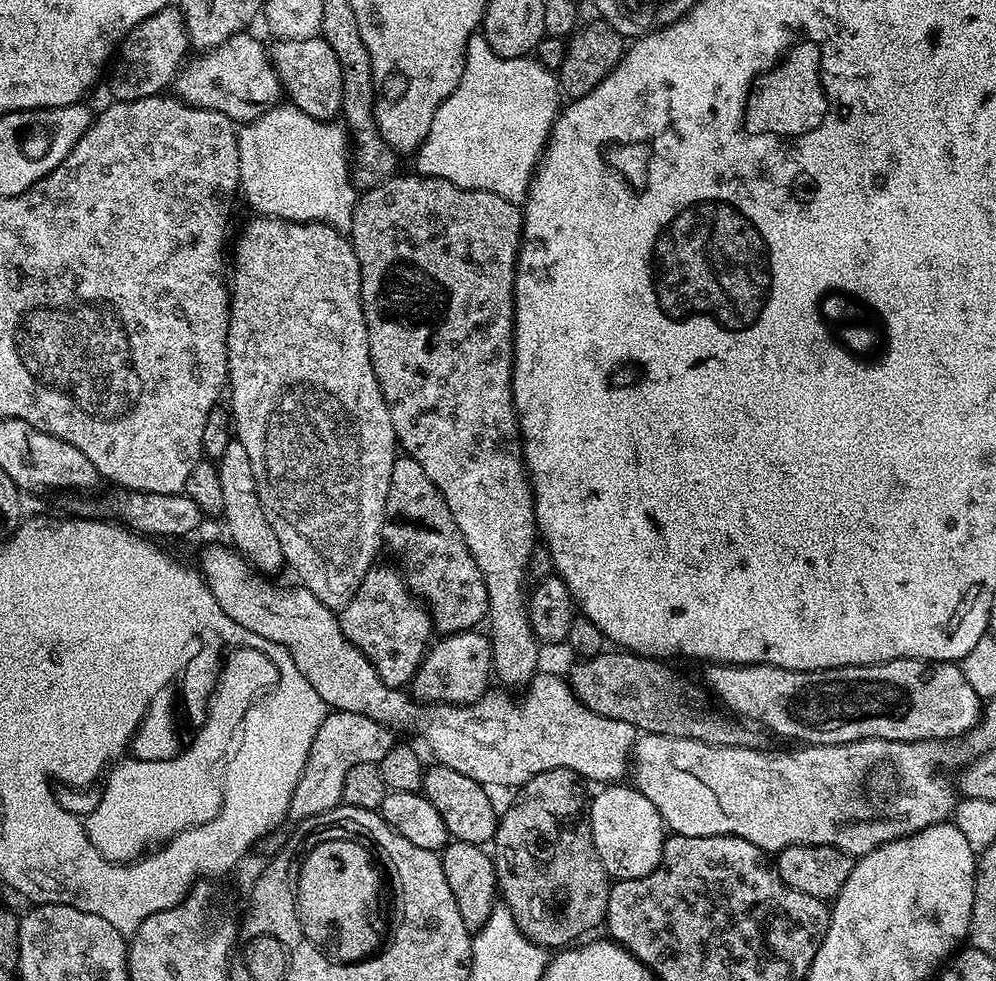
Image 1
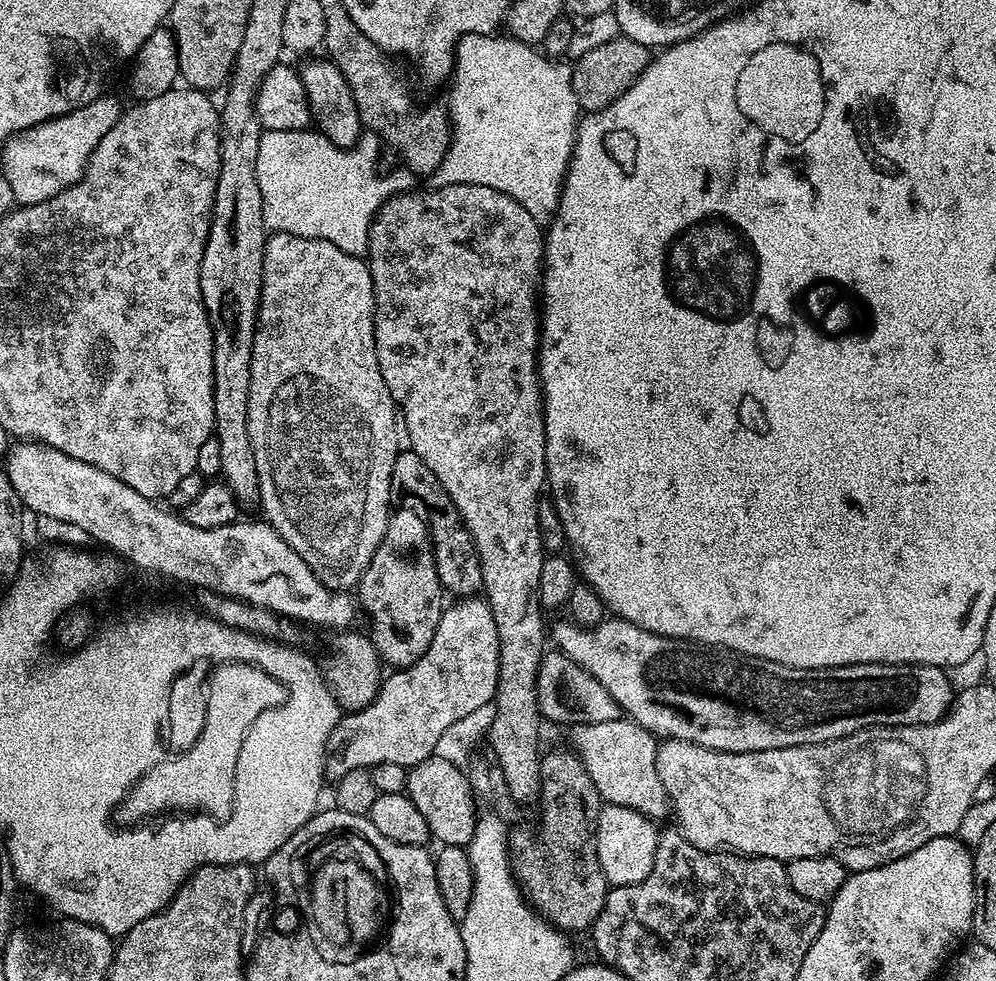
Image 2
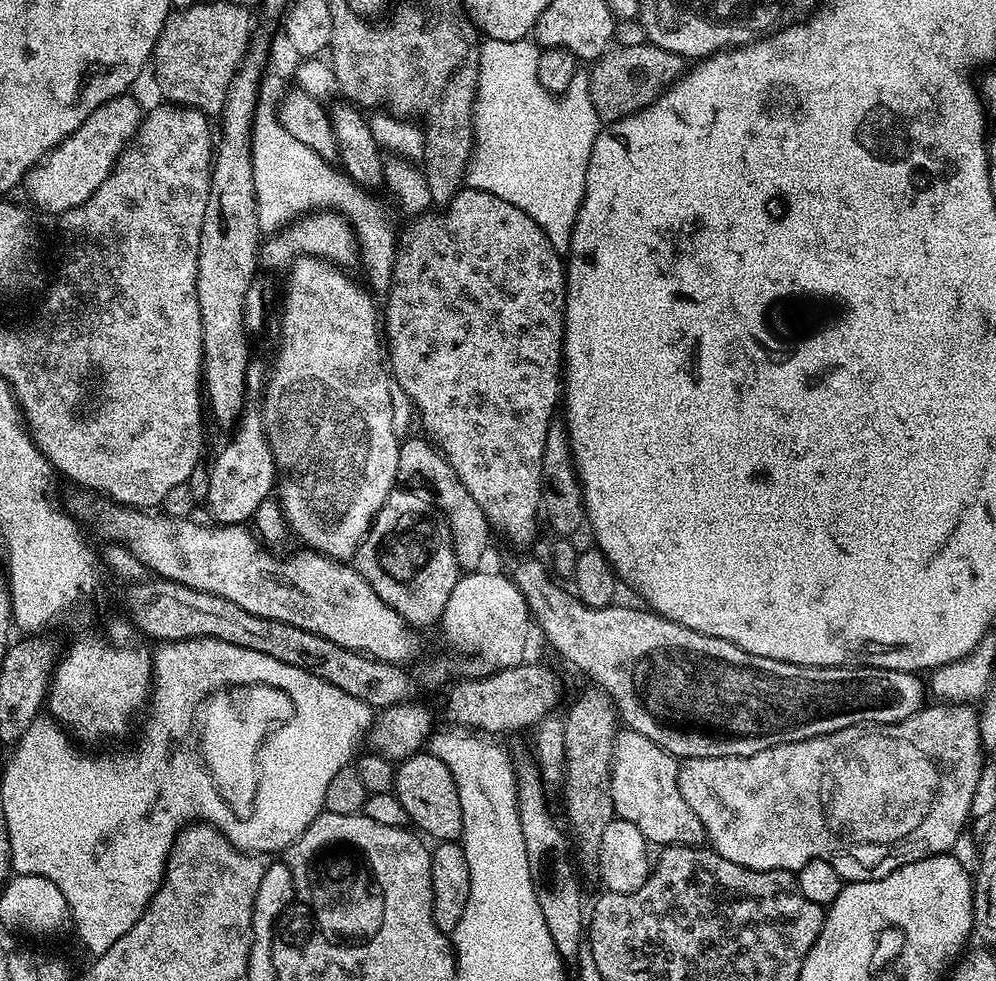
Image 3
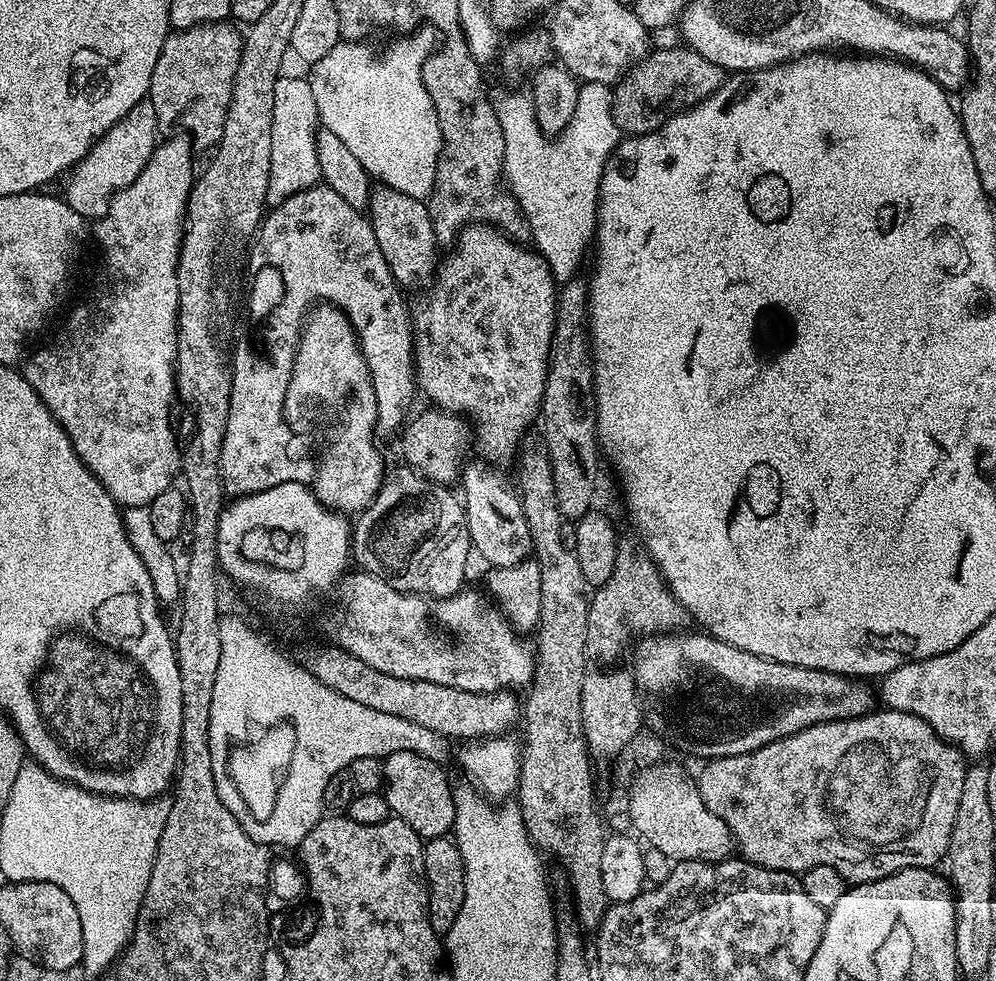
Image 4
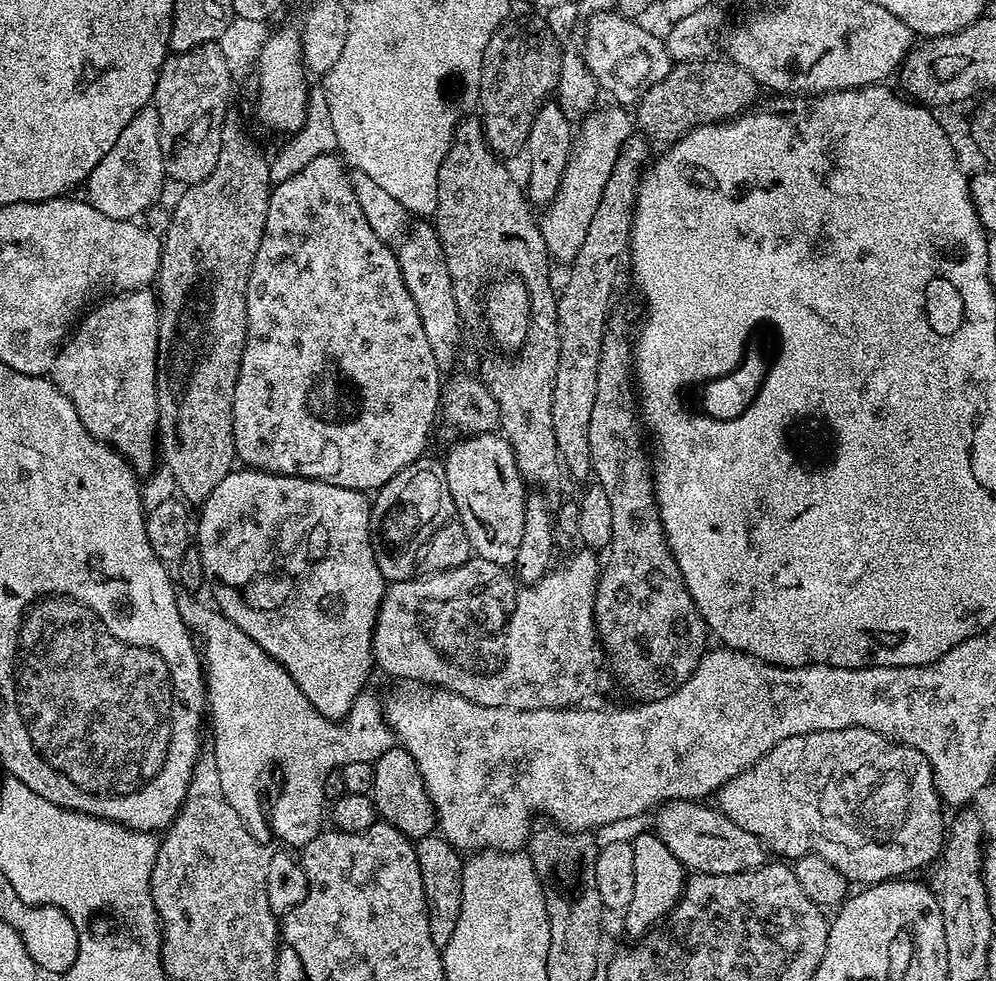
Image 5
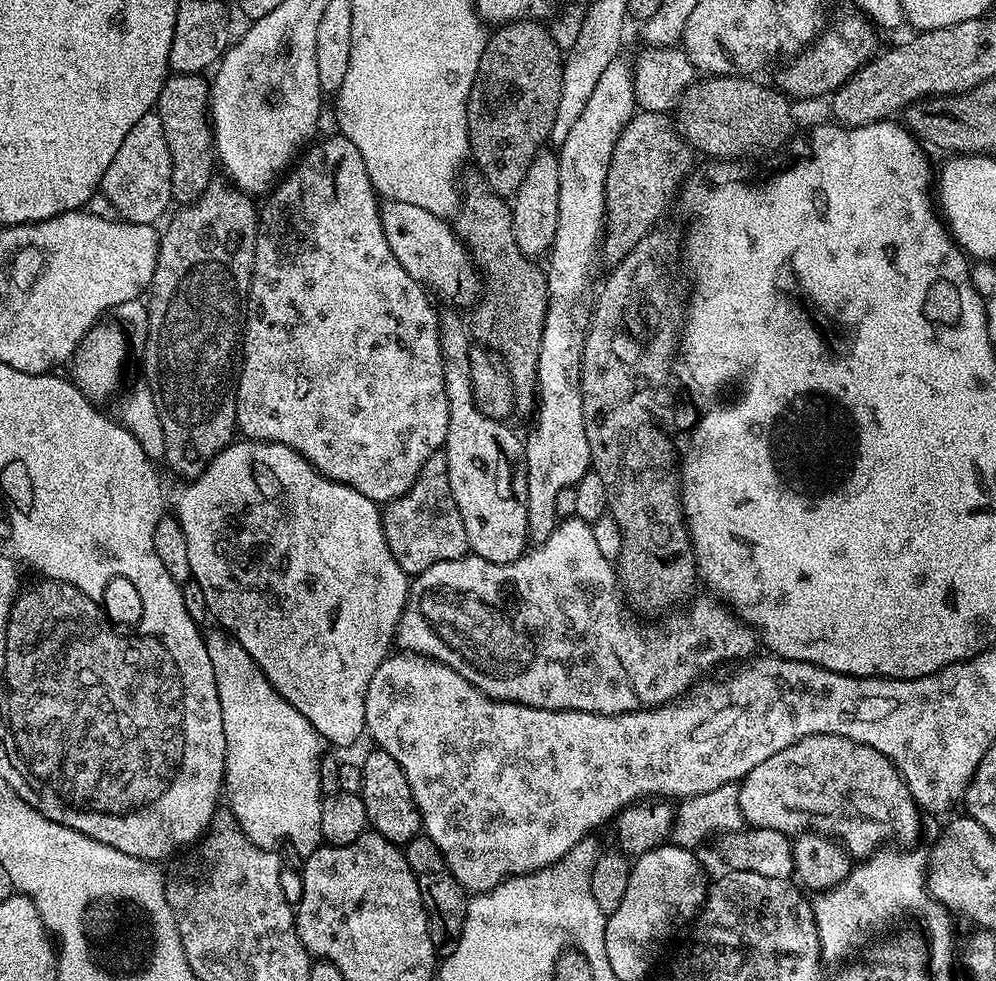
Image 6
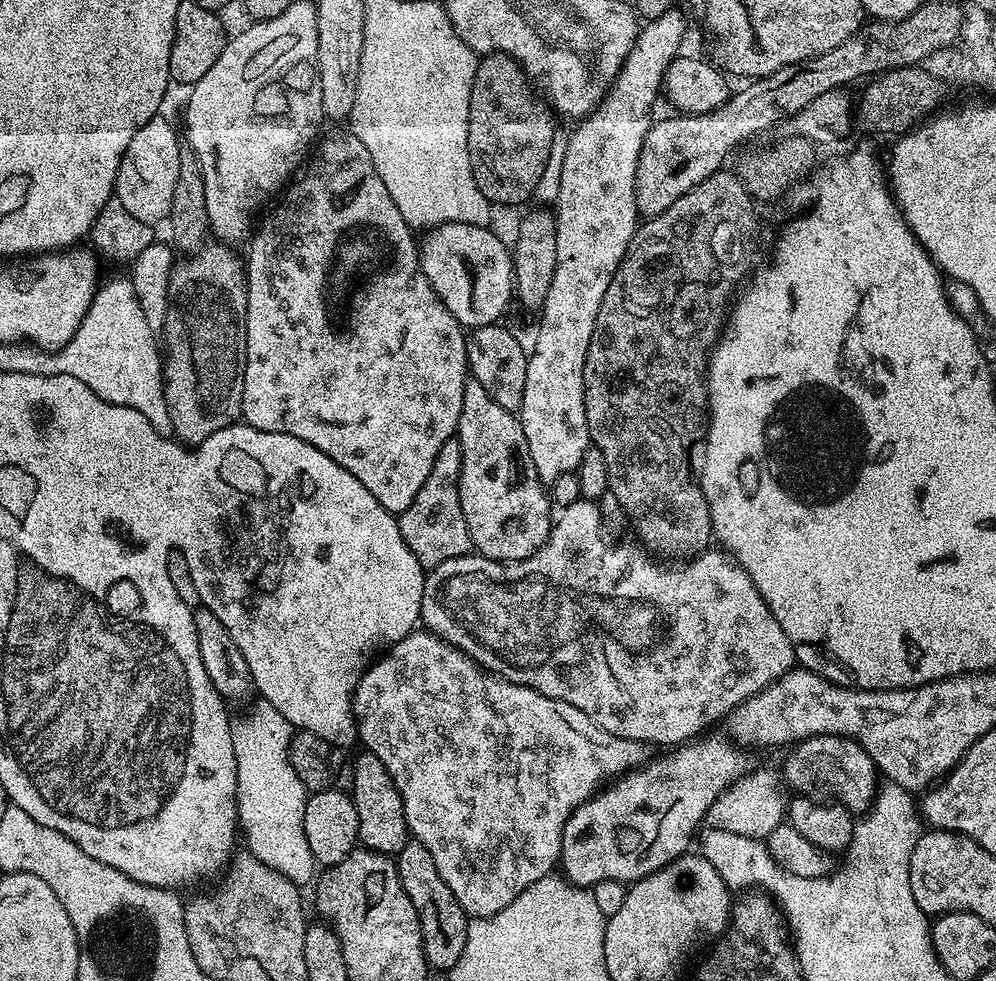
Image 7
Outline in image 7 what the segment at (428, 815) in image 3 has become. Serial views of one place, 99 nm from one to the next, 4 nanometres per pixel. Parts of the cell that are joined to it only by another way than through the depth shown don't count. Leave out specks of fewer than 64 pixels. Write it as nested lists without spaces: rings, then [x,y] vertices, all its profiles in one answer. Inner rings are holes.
[[[367,750],[361,753],[361,756],[357,755],[354,760],[354,782],[350,789],[354,810],[358,810],[359,843],[372,852],[395,857],[410,839],[406,814],[402,806],[402,794],[398,794],[394,778],[390,778],[386,766],[382,766],[380,759]]]

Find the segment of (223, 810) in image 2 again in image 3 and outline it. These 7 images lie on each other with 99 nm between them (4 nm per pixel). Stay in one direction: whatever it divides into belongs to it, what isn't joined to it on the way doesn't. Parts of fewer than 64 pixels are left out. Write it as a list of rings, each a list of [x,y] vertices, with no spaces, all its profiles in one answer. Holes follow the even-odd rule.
[[[239,685],[220,691],[224,692],[211,700],[204,716],[204,762],[215,778],[221,796],[234,814],[243,818],[249,816],[256,805],[259,748],[271,730],[292,718],[296,711],[282,690],[276,687]]]

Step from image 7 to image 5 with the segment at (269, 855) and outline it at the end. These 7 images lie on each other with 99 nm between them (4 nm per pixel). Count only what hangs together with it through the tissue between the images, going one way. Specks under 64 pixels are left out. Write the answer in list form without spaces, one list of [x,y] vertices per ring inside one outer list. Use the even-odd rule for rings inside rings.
[[[234,632],[234,642],[230,638],[230,642],[220,642],[220,660],[218,660],[218,678],[232,678],[234,676],[234,686],[218,686],[218,702],[206,702],[207,711],[210,713],[210,728],[212,724],[212,740],[210,746],[216,755],[216,765],[218,766],[218,774],[222,777],[222,794],[226,794],[226,798],[230,802],[230,806],[234,806],[234,810],[238,810],[238,814],[244,819],[244,824],[253,832],[257,840],[261,842],[269,842],[274,836],[274,831],[280,832],[285,842],[288,844],[296,844],[303,846],[310,843],[315,836],[322,831],[323,822],[326,820],[326,801],[323,796],[323,783],[326,782],[328,773],[333,769],[339,769],[342,764],[350,762],[366,762],[372,764],[379,756],[386,754],[386,750],[390,750],[394,746],[394,737],[392,727],[388,725],[384,719],[384,710],[381,701],[375,700],[368,694],[361,695],[355,700],[348,715],[339,722],[333,722],[324,718],[322,714],[314,708],[307,700],[306,694],[295,684],[294,678],[290,676],[286,669],[278,663],[274,658],[262,650],[249,634],[240,636]]]

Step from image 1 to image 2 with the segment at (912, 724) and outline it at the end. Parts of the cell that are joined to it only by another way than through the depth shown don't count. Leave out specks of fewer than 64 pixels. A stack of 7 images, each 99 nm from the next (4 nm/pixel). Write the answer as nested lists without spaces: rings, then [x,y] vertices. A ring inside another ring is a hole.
[[[606,618],[597,628],[581,628],[578,624],[571,623],[567,619],[564,620],[558,621],[553,628],[551,625],[551,643],[553,640],[556,643],[553,645],[563,652],[569,660],[582,666],[582,670],[586,670],[594,678],[598,678],[598,682],[602,682],[602,686],[606,686],[610,698],[614,698],[614,702],[618,702],[621,713],[627,719],[641,724],[647,732],[652,733],[657,738],[692,742],[703,748],[719,752],[761,752],[775,748],[789,748],[799,744],[821,744],[827,740],[837,740],[843,736],[849,736],[863,728],[877,726],[893,728],[907,724],[933,724],[946,715],[954,699],[954,687],[952,688],[947,676],[949,673],[945,669],[937,668],[935,664],[851,664],[845,668],[791,668],[790,666],[782,666],[778,662],[759,660],[756,656],[741,656],[723,648],[698,644],[691,640],[675,640],[669,636],[659,636],[634,626],[628,620],[619,618]]]

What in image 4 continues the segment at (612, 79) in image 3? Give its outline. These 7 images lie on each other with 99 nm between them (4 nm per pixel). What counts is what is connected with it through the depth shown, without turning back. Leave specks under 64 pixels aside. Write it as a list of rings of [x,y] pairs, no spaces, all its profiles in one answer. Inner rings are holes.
[[[687,46],[649,51],[644,59],[635,61],[615,85],[612,92],[612,117],[621,133],[645,136],[647,132],[662,127],[670,114],[700,104],[716,92],[725,79],[724,69]]]

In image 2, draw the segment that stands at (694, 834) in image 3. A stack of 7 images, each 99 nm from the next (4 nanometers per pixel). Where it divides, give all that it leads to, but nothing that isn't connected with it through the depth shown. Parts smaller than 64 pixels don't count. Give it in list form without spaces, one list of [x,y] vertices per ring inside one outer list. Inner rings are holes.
[[[627,718],[577,724],[571,732],[571,747],[586,766],[586,774],[590,774],[590,782],[594,782],[604,804],[638,810],[638,814],[647,816],[653,822],[660,822],[664,815],[669,815],[666,786],[662,786],[662,778],[658,778],[656,765],[657,737]]]

